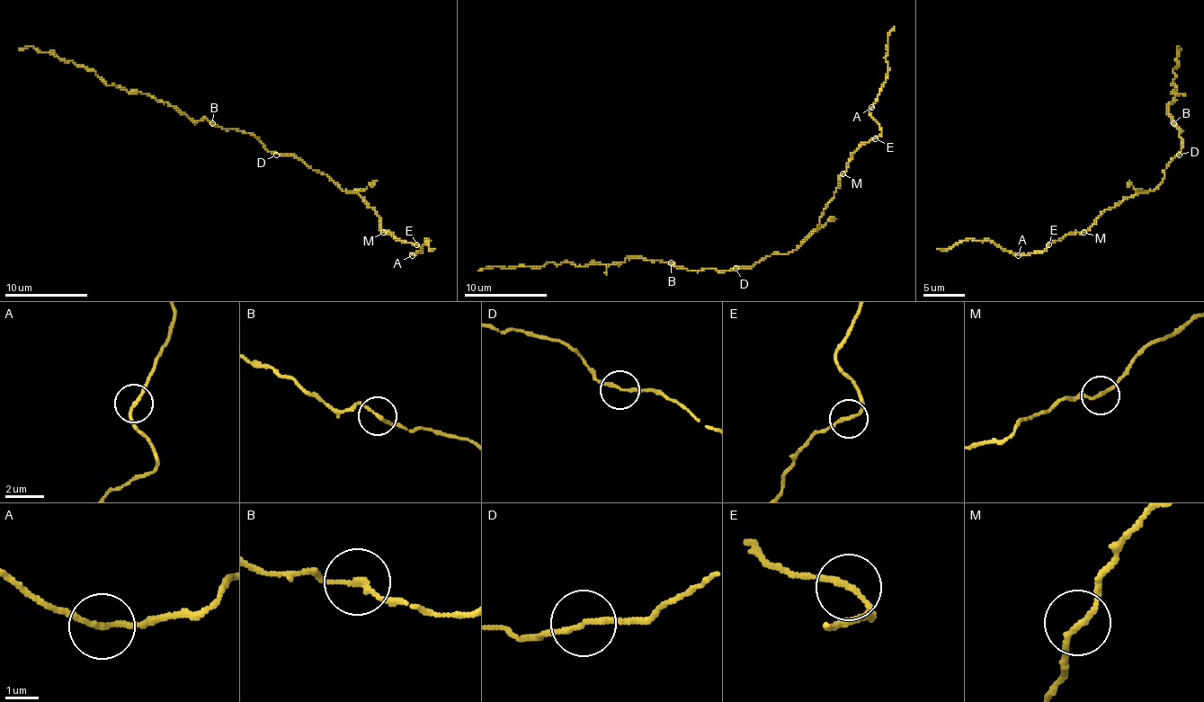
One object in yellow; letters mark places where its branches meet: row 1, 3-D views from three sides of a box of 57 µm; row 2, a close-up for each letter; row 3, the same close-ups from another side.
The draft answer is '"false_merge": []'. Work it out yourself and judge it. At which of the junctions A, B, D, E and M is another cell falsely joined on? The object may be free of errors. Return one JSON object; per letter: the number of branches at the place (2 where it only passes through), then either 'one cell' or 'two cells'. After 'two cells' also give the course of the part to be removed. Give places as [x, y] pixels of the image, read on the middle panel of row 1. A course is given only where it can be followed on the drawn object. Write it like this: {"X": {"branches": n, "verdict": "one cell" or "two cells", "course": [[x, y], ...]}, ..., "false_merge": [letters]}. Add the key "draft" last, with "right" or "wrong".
{"A": {"branches": 2, "verdict": "one cell"}, "B": {"branches": 2, "verdict": "one cell"}, "D": {"branches": 2, "verdict": "one cell"}, "E": {"branches": 2, "verdict": "one cell"}, "M": {"branches": 2, "verdict": "one cell"}, "false_merge": [], "draft": "right"}

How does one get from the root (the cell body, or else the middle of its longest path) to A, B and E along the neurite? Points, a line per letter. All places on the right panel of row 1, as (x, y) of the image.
A: (1169, 164), (1163, 181), (1152, 191), (1142, 191), (1119, 201), (1082, 232), (1069, 232), (1042, 251), (1018, 255)
B: (1169, 164), (1181, 152), (1181, 128), (1172, 122)
E: (1169, 164), (1163, 181), (1152, 191), (1142, 191), (1119, 201), (1086, 230), (1069, 232), (1048, 244)

